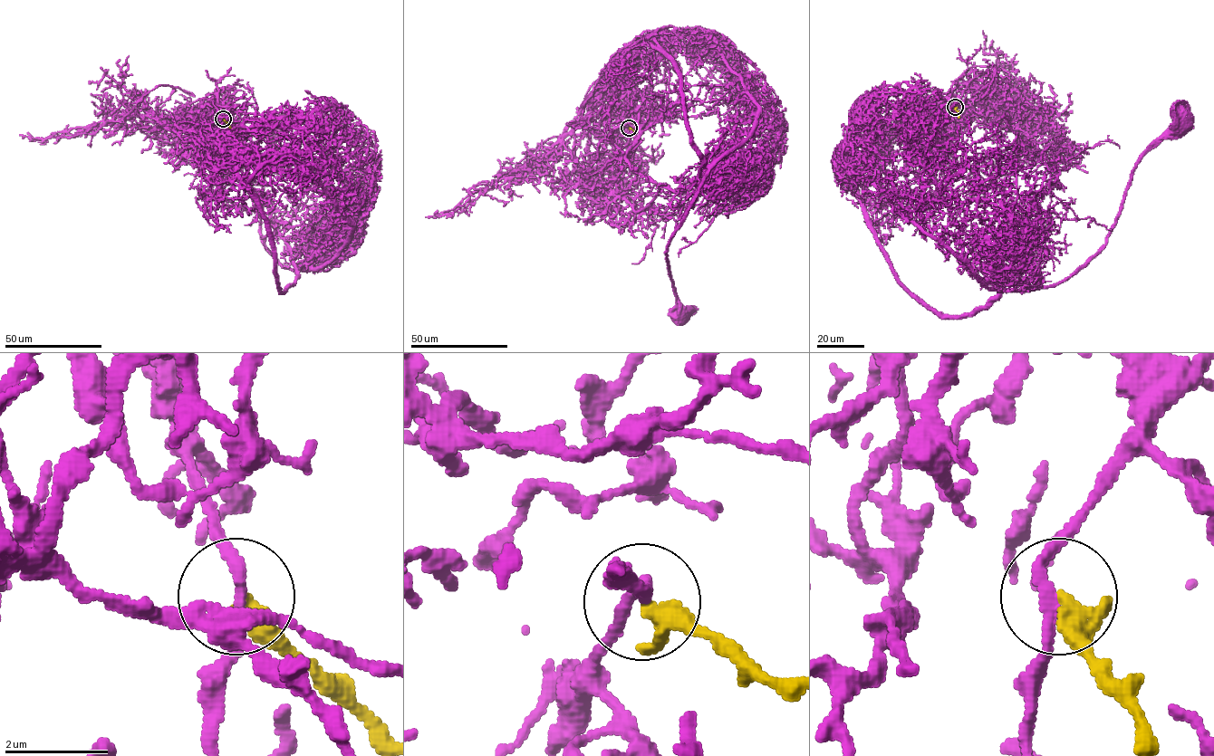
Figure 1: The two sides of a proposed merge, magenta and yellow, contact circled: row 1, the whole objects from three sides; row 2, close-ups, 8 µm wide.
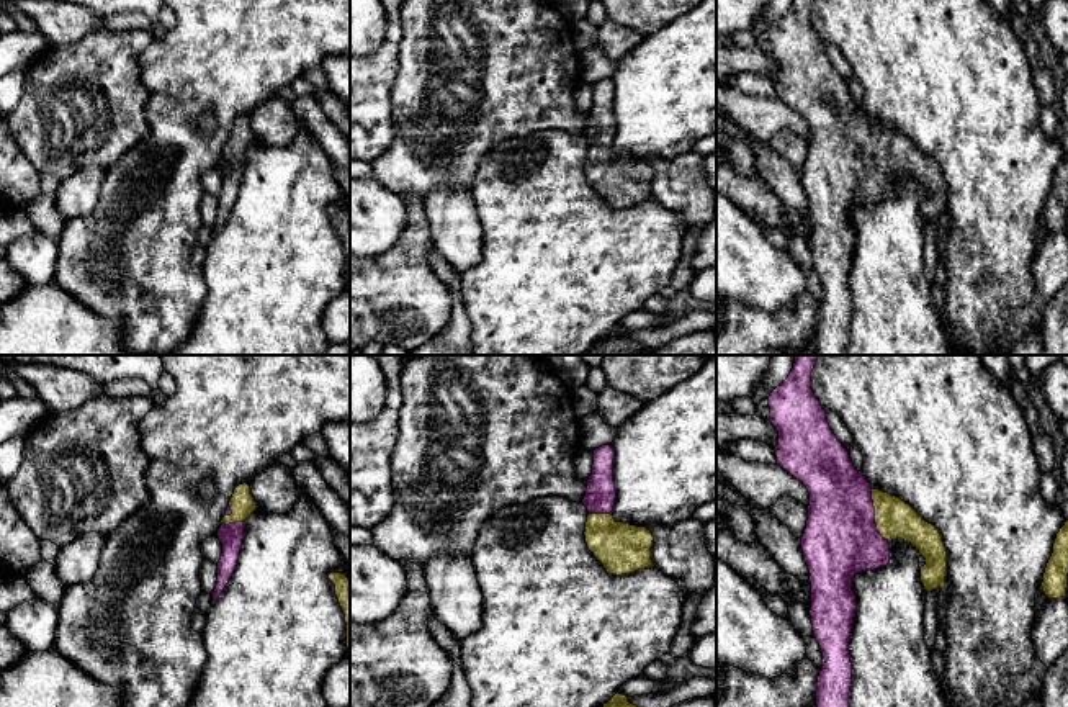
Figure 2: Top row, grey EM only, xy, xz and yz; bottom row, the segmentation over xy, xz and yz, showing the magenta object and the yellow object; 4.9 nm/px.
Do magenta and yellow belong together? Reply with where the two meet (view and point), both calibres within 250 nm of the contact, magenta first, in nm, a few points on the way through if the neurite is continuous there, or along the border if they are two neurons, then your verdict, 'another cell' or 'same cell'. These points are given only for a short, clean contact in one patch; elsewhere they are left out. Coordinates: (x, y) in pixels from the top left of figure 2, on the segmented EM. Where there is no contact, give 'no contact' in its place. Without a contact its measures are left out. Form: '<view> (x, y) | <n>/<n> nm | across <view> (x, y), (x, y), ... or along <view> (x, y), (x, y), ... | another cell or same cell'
yz (874, 516) | 360/190 nm | across yz (841, 539), (859, 521), (874, 516), (895, 519) | same cell

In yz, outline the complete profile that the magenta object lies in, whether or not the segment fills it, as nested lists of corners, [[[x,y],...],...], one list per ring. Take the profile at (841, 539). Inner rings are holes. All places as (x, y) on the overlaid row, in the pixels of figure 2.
[[[795,355],[787,380],[769,396],[770,422],[779,430],[777,465],[801,481],[810,493],[808,520],[801,537],[801,552],[810,570],[811,624],[823,653],[818,676],[818,707],[849,707],[852,663],[849,642],[857,610],[852,578],[865,570],[890,563],[890,542],[901,538],[926,558],[921,581],[931,592],[945,588],[947,552],[939,530],[926,522],[909,504],[896,496],[872,489],[857,471],[849,452],[832,434],[826,411],[811,390],[811,372],[821,355]]]

